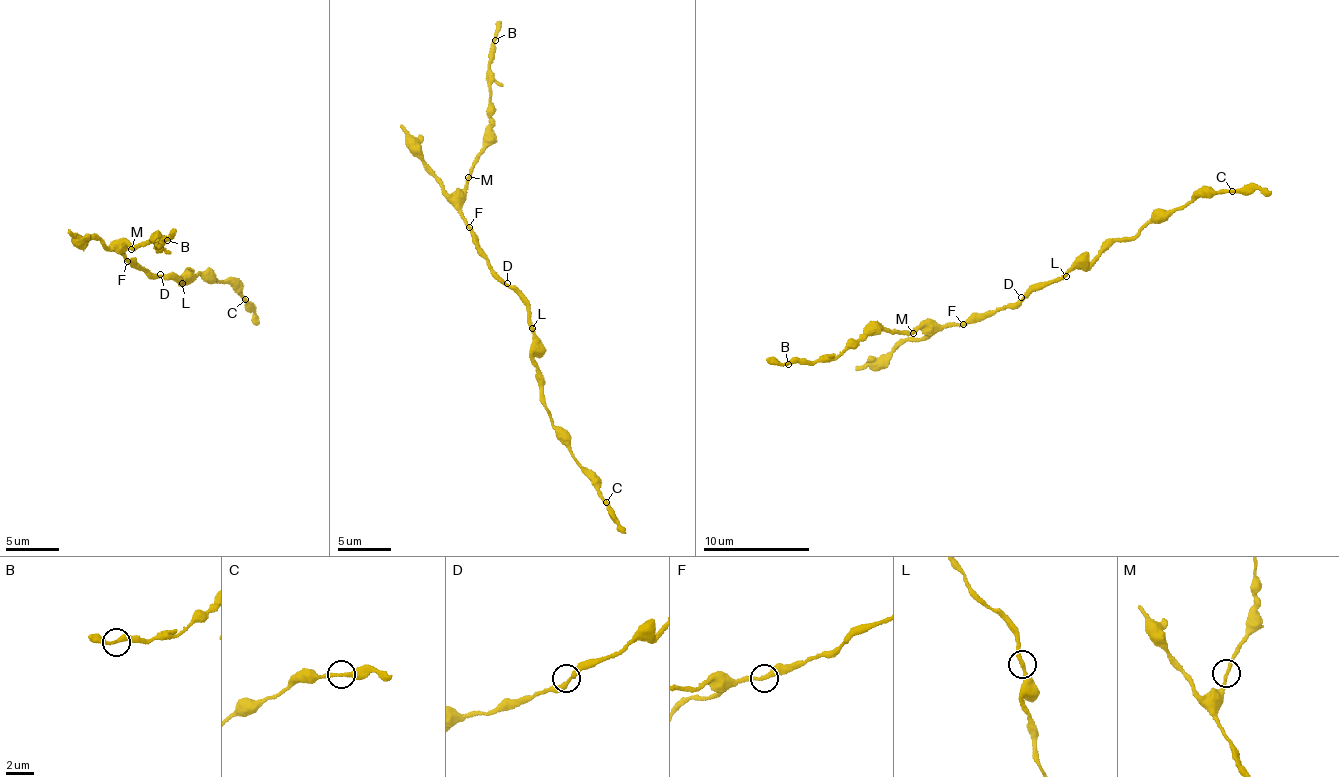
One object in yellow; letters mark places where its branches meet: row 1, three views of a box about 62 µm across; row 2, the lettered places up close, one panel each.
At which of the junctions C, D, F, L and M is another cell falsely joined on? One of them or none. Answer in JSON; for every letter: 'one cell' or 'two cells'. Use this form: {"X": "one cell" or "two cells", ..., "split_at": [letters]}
{"C": "one cell", "D": "one cell", "F": "one cell", "L": "one cell", "M": "one cell", "split_at": []}

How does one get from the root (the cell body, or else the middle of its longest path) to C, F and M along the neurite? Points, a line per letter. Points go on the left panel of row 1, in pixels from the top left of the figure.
C: (160, 276), (182, 284), (199, 274), (245, 299)
F: (160, 276), (142, 268), (134, 258), (127, 261)
M: (160, 276), (146, 270), (136, 259), (132, 260), (121, 252), (127, 244), (131, 248)

